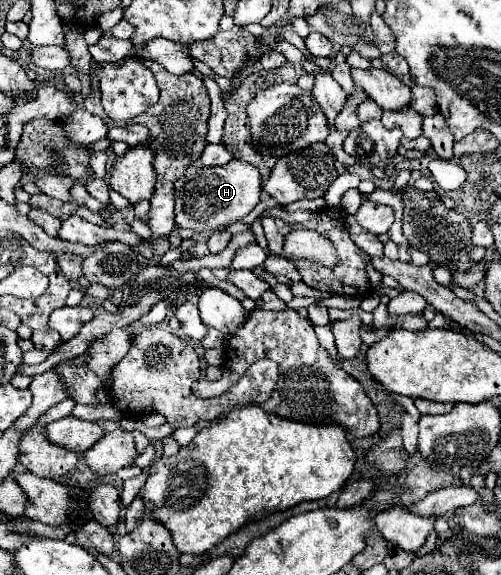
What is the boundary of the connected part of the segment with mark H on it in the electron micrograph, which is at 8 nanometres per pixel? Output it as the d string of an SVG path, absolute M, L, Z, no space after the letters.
M232 160L226 166L204 168L200 164L192 164L182 178L174 182L174 222L178 228L188 228L198 234L224 230L230 224L242 220L260 200L260 172L248 164Z

